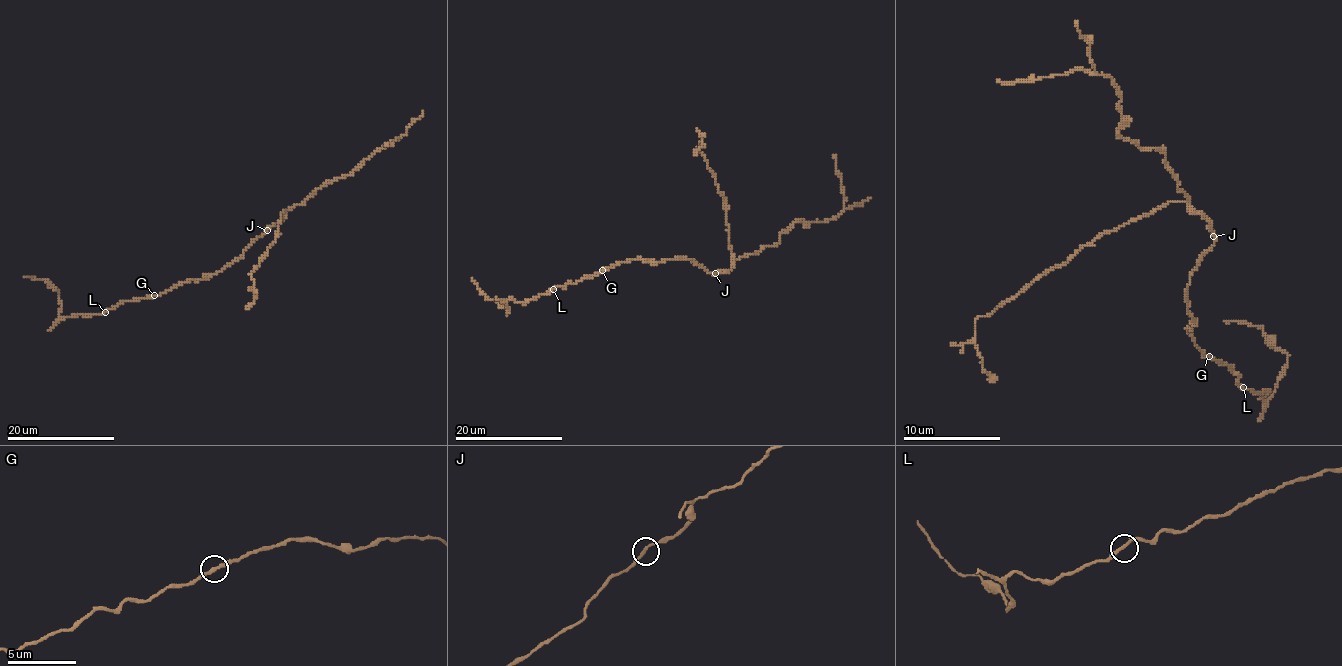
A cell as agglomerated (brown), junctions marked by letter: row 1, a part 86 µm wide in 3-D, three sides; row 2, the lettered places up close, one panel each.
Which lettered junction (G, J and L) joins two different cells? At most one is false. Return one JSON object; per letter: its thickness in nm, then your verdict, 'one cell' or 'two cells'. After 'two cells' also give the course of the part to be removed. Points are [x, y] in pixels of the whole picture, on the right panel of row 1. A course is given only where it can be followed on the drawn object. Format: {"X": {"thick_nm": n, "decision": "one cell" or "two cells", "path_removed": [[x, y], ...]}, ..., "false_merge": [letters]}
{"G": {"thick_nm": 240, "decision": "one cell"}, "J": {"thick_nm": 200, "decision": "one cell"}, "L": {"thick_nm": 200, "decision": "one cell"}, "false_merge": []}

